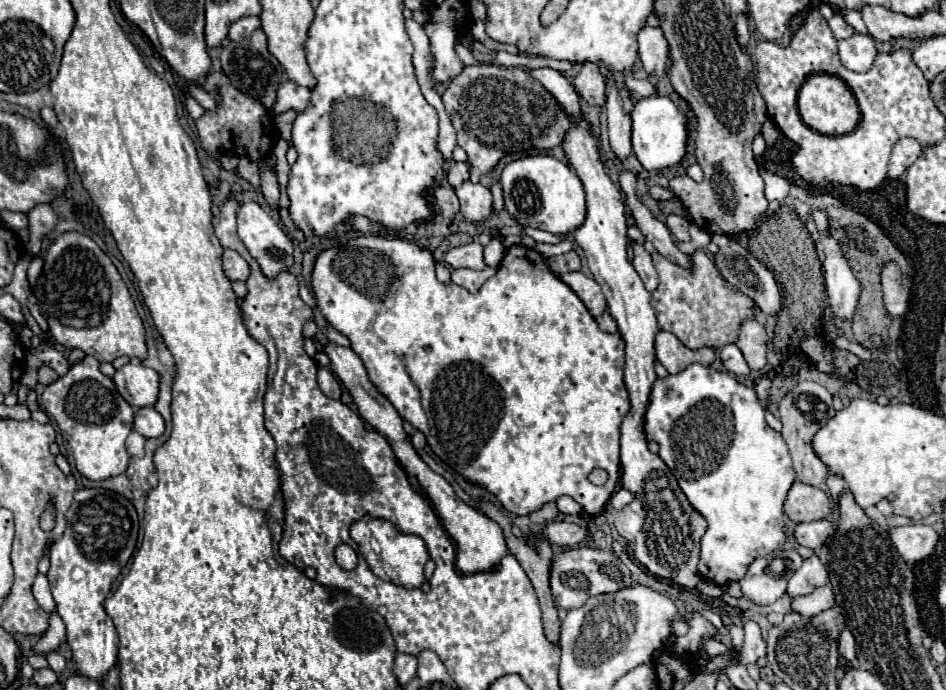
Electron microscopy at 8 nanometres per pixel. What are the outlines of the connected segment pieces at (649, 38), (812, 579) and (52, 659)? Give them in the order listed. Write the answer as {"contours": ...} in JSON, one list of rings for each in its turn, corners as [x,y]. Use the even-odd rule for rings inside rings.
{"contours":[[[[642,28],[638,34],[638,56],[642,60],[644,70],[650,76],[664,76],[666,70],[666,62],[668,62],[668,44],[664,40],[664,34],[660,32],[660,28]]],[[[814,554],[812,558],[804,560],[804,564],[794,572],[794,576],[788,580],[788,594],[794,596],[804,596],[814,592],[818,586],[828,584],[828,572],[820,558]]],[[[50,652],[50,654],[46,654],[46,660],[48,660],[50,668],[52,668],[56,674],[60,674],[60,672],[66,668],[66,660],[64,660],[64,656],[62,656],[60,652]]]]}

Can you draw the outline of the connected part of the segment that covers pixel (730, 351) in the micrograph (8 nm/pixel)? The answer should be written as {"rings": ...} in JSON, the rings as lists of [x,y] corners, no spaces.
{"rings":[[[726,344],[726,346],[718,352],[718,356],[720,356],[720,360],[722,360],[722,364],[724,364],[724,368],[726,368],[728,372],[732,372],[732,374],[736,374],[736,376],[746,376],[746,374],[750,374],[750,368],[748,368],[748,364],[746,364],[746,360],[744,360],[744,356],[742,356],[742,352],[738,350],[736,344]]]}

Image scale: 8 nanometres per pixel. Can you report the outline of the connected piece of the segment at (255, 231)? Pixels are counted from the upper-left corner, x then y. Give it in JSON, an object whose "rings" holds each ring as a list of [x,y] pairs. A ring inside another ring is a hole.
{"rings":[[[256,202],[238,208],[238,236],[258,260],[266,276],[276,276],[292,266],[292,242],[278,222],[274,222]]]}

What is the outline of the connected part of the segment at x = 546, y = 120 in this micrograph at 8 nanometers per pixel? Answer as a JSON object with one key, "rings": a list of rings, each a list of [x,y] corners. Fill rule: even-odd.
{"rings":[[[494,64],[466,66],[460,76],[448,84],[442,100],[458,132],[458,146],[468,154],[472,166],[470,176],[476,180],[482,174],[488,174],[508,152],[524,150],[526,146],[560,146],[570,128],[568,118],[560,112],[560,106],[552,100],[550,92],[546,92],[524,68],[504,68]]]}

